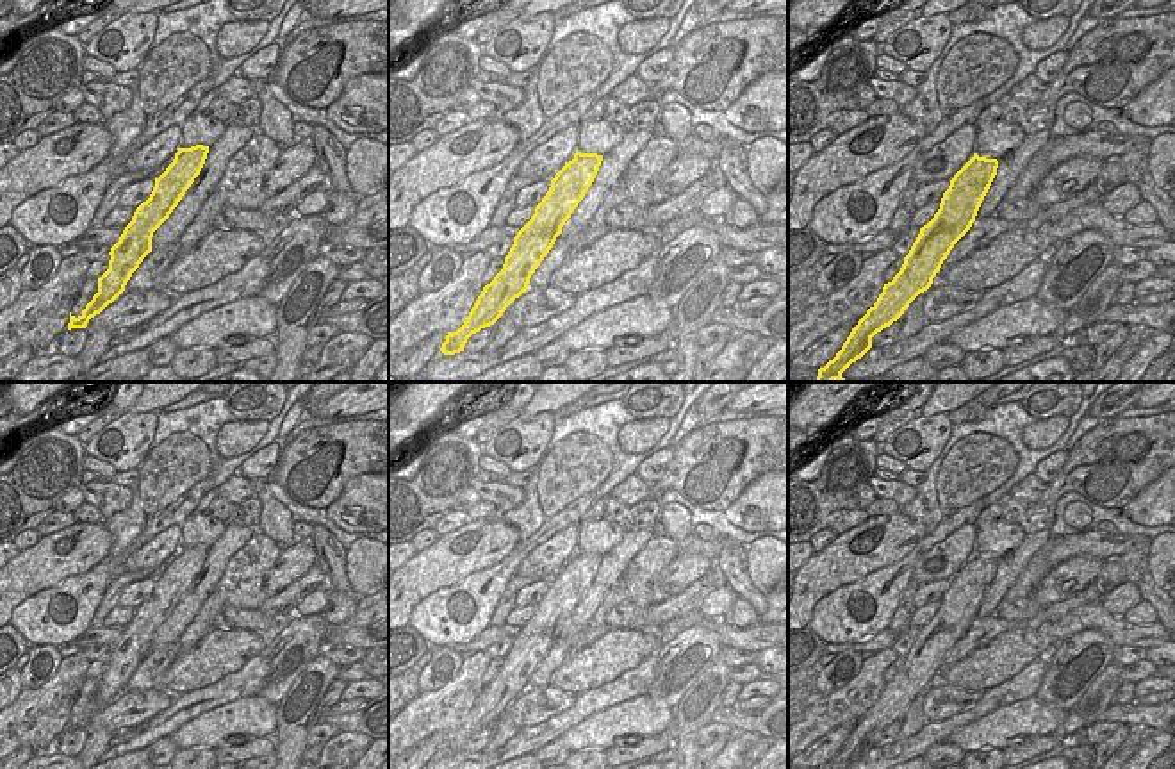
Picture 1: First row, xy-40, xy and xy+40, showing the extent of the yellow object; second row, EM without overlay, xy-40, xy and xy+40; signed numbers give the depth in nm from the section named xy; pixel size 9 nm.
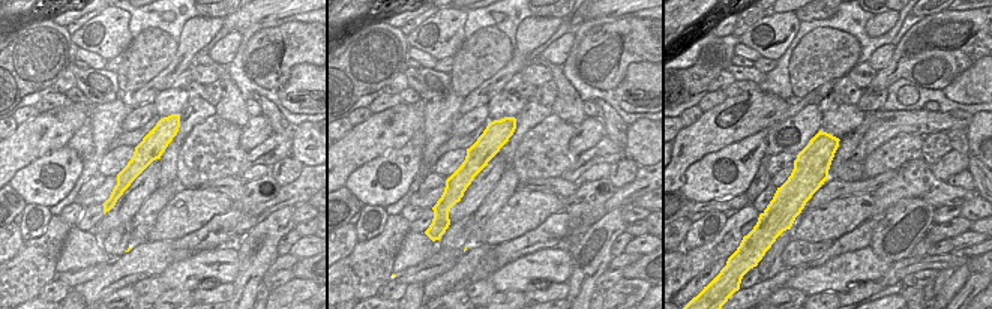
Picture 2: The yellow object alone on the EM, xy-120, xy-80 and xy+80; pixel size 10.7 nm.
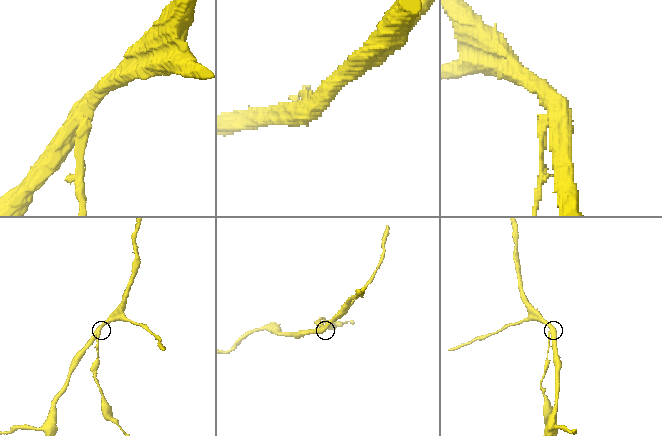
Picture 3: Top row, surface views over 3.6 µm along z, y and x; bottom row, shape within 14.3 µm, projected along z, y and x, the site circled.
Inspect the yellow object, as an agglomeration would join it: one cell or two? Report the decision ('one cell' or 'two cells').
two cells

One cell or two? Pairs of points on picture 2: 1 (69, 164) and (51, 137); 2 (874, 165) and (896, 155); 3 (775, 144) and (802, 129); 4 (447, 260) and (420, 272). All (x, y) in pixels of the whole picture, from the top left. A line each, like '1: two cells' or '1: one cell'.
1: two cells
2: one cell
3: one cell
4: one cell

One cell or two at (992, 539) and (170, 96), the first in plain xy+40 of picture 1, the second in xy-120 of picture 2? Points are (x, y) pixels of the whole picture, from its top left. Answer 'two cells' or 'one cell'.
one cell

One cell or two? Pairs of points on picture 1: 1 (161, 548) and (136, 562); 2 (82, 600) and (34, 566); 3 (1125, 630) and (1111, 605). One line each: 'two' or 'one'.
1: one
2: two
3: two

